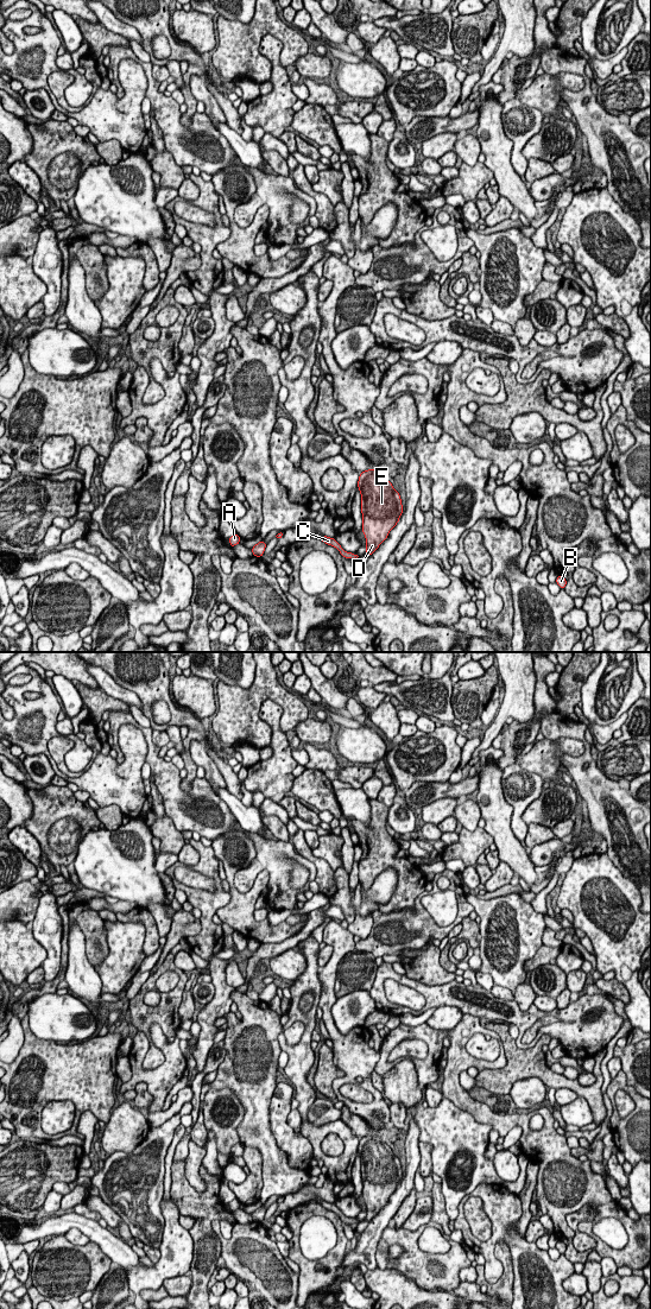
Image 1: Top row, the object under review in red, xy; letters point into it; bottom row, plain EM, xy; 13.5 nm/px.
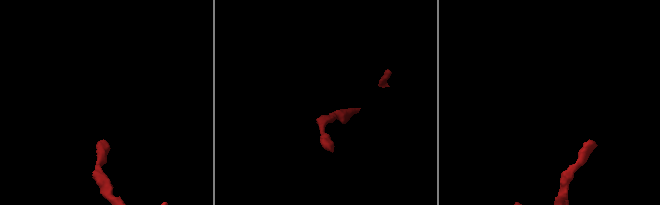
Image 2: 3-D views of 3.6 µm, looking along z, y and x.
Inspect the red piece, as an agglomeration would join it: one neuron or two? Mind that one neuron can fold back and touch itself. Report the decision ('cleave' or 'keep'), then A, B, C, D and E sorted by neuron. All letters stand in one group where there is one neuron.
keep | A B C D E

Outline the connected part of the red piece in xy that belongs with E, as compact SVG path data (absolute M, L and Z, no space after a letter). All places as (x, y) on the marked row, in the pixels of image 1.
M380 470L360 473L358 487L361 494L362 532L366 555L369 557L388 537L403 514L399 493Z

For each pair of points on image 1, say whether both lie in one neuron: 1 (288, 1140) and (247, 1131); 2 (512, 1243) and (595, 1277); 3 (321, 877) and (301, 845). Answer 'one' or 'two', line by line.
1: two
2: two
3: one

